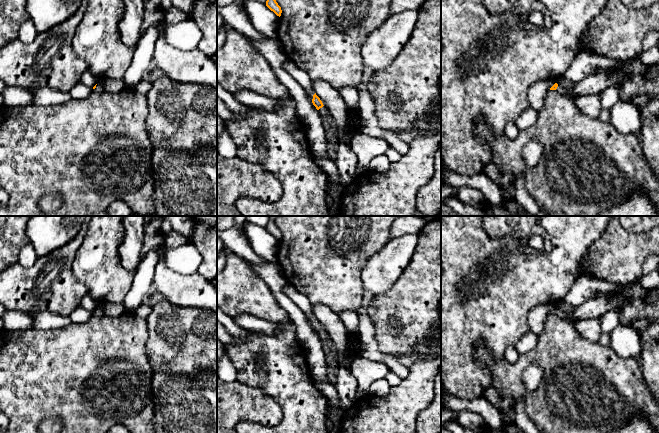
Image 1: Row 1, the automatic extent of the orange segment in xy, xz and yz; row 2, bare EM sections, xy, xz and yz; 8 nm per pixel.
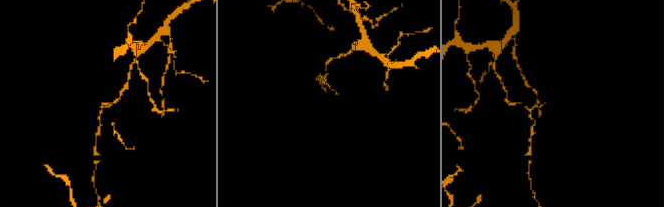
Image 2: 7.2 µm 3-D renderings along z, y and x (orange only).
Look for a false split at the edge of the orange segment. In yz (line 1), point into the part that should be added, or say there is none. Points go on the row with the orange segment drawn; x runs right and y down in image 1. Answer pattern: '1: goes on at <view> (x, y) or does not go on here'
1: goes on at yz (563, 91)

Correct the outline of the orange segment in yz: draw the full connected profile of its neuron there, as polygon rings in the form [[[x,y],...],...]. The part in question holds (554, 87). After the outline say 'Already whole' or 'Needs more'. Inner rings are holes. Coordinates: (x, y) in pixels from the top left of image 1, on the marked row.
[[[555,83],[550,90],[556,90],[558,93],[560,93],[561,95],[565,96],[566,98],[575,101],[579,95],[574,95],[572,93],[570,93],[566,88],[558,85],[557,83]]]. Needs more

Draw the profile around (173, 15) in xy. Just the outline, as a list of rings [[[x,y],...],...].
[[[175,6],[165,11],[165,21],[168,23],[179,23],[187,18],[187,15]]]

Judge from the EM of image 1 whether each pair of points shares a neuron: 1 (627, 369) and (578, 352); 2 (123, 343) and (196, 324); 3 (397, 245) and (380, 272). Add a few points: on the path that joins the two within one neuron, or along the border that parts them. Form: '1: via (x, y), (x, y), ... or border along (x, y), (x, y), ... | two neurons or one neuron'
1: via (615, 369), (598, 368), (590, 362) | one neuron
2: border along (145, 320), (147, 327), (146, 355), (149, 360) | two neurons
3: via (397, 252), (387, 265) | one neuron

